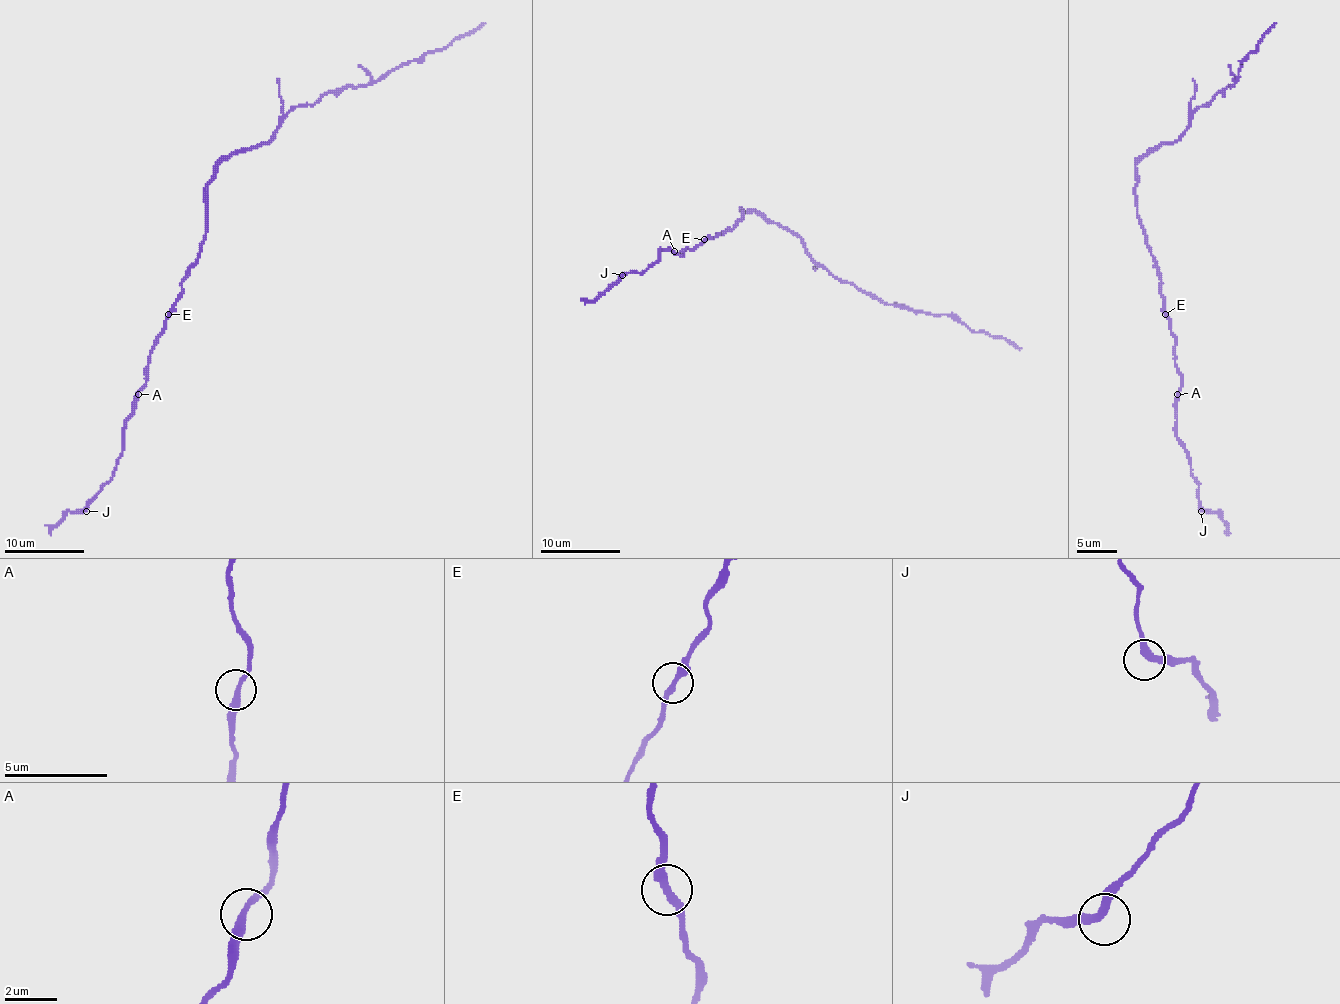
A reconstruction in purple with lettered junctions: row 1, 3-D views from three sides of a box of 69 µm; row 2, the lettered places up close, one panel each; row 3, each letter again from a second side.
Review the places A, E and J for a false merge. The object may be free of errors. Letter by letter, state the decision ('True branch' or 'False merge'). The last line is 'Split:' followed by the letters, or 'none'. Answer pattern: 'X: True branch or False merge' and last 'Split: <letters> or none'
A: True branch
E: False merge
J: True branch
Split: E

